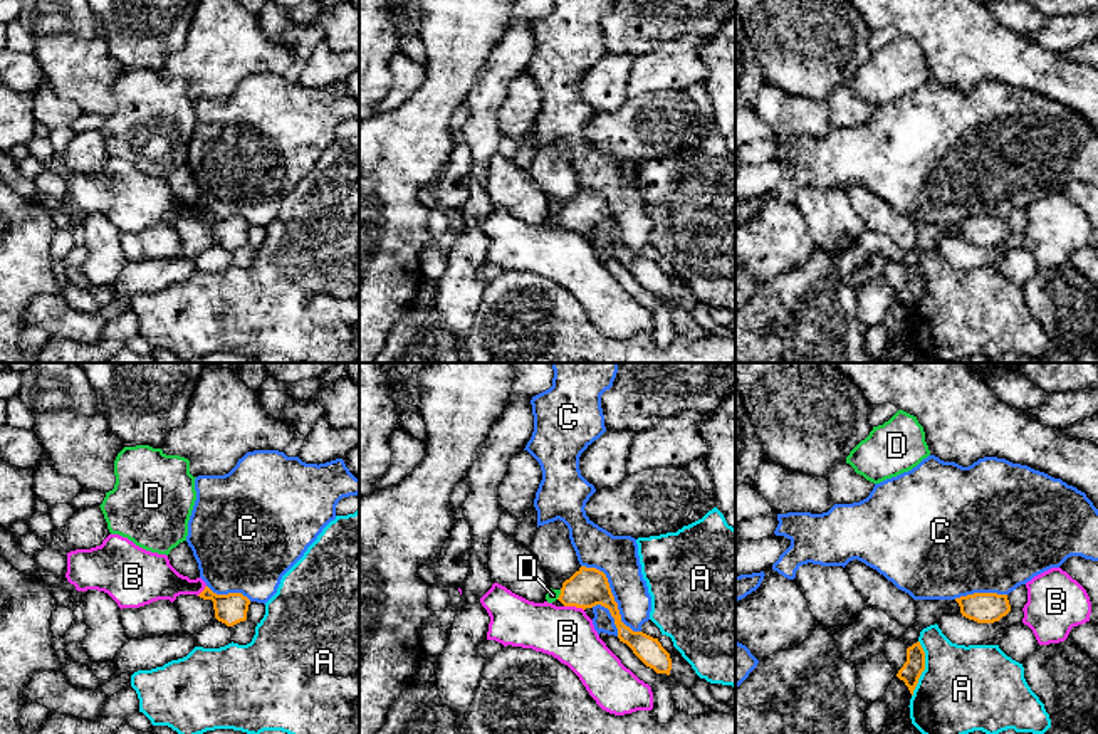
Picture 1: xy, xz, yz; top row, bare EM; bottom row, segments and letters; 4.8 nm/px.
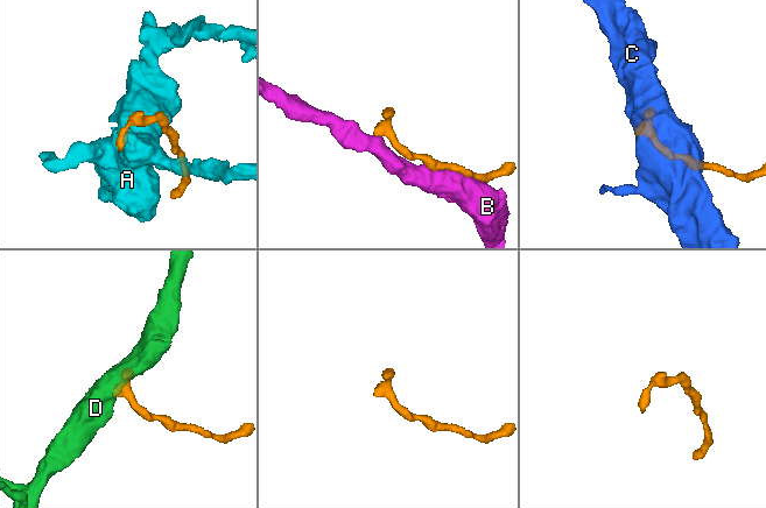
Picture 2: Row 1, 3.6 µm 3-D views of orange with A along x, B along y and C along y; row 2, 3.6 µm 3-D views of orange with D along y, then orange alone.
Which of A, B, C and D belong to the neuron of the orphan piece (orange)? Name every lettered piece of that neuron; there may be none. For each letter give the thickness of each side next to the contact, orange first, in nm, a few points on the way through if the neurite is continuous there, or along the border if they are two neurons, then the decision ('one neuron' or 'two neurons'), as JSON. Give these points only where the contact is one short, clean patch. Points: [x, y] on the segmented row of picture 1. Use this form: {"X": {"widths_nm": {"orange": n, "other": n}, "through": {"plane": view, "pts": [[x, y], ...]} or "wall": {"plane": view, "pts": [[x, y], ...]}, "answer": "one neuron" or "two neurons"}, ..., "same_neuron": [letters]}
{"A": {"widths_nm": {"orange": 100, "other": 420}, "answer": "two neurons"}, "B": {"widths_nm": {"orange": 190, "other": 260}, "answer": "two neurons"}, "C": {"widths_nm": {"orange": 190, "other": 200}, "answer": "two neurons"}, "D": {"widths_nm": {"orange": 190, "other": 60}, "through": {"plane": "xz", "pts": [[588, 587], [569, 595], [559, 595], [553, 595]]}, "answer": "one neuron"}, "same_neuron": ["D"]}

